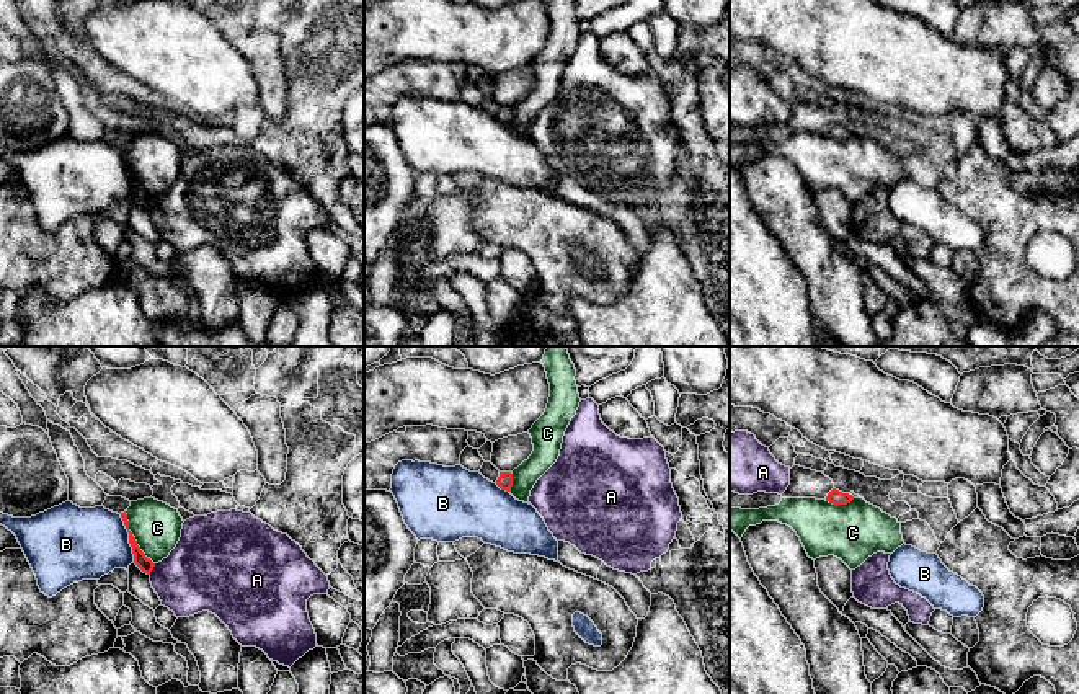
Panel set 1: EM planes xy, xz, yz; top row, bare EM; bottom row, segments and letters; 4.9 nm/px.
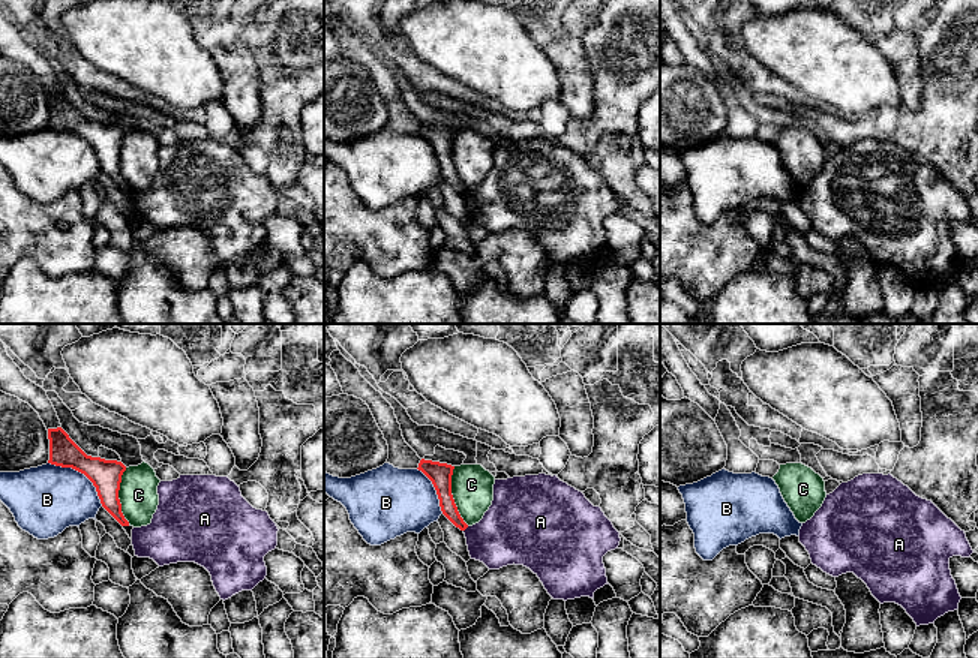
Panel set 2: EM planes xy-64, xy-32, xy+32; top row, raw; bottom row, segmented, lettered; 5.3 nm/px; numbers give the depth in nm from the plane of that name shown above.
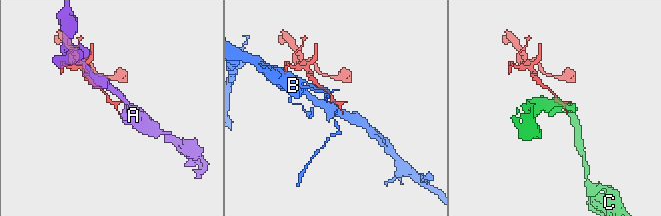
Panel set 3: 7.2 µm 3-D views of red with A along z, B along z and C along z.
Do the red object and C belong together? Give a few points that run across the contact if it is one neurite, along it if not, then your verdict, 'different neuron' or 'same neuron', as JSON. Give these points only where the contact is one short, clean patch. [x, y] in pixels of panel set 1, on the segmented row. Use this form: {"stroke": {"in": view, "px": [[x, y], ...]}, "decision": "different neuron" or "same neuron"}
{"stroke": {"in": "xy", "px": [[124, 511], [136, 544], [154, 564]]}, "decision": "different neuron"}

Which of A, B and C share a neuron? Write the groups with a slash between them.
A / B / C

